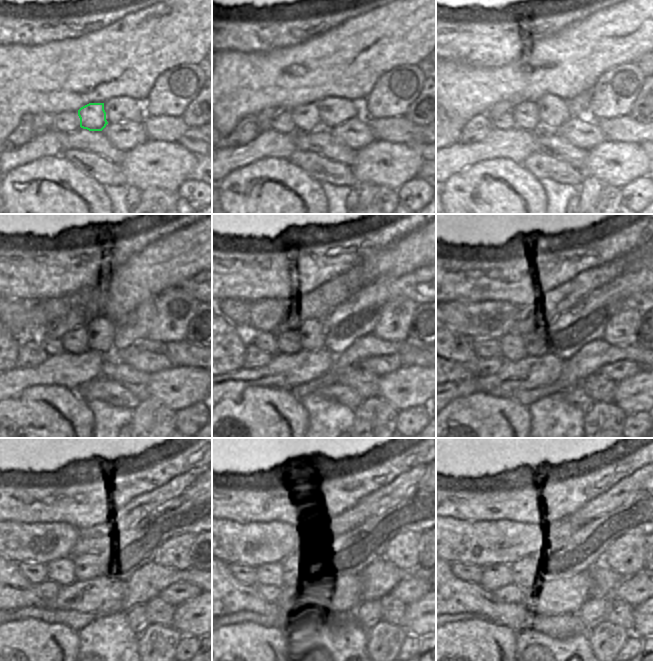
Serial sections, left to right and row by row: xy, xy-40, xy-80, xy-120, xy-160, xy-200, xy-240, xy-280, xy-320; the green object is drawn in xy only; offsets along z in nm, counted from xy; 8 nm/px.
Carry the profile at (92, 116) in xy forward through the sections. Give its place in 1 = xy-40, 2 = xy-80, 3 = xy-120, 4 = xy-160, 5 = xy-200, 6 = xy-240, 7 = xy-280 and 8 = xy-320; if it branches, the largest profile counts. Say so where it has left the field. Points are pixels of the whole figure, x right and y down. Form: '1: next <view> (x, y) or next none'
1: next xy-40 (305, 117)
2: next xy-80 (526, 117)
3: next xy-120 (75, 341)
4: next xy-160 (288, 343)
5: next xy-200 (512, 348)
6: next xy-240 (61, 571)
7: next xy-280 (271, 574)
8: next xy-320 (494, 577)

